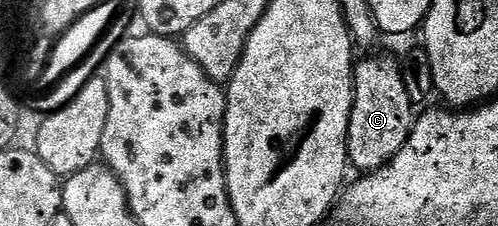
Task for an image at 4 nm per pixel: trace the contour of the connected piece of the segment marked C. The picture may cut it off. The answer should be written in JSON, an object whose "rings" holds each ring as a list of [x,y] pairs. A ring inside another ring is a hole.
{"rings":[[[366,58],[354,68],[354,103],[348,120],[346,156],[358,172],[373,172],[384,168],[398,155],[400,148],[414,131],[416,108],[404,92],[402,67],[390,58]]]}

